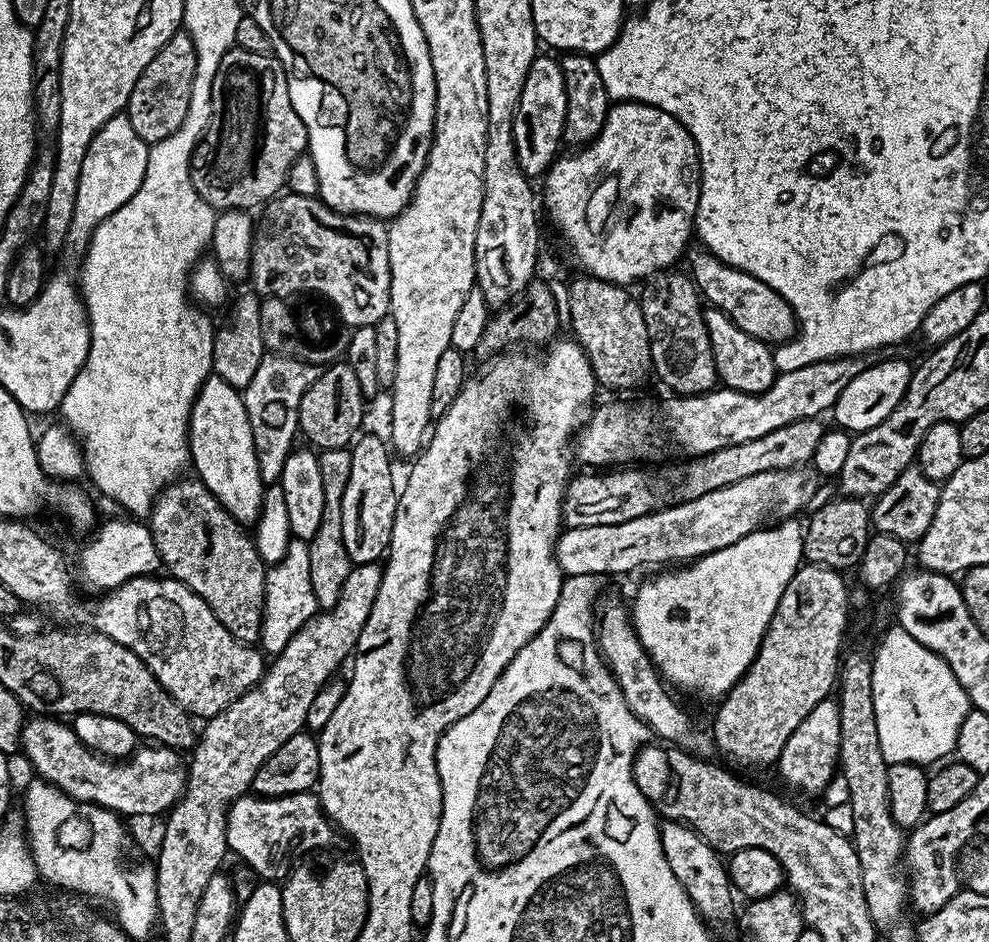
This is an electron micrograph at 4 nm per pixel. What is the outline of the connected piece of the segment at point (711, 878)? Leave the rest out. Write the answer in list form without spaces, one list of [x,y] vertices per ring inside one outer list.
[[[664,820],[660,824],[660,845],[666,854],[666,862],[670,862],[670,870],[674,870],[674,878],[678,878],[682,890],[686,890],[697,916],[705,922],[730,919],[734,892],[721,853],[716,852],[692,828],[676,820]]]

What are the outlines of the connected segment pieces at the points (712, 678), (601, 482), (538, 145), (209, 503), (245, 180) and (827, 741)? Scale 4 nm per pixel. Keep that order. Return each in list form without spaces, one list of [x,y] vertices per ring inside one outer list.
[[[788,518],[783,521],[785,524],[761,526],[722,550],[714,550],[671,570],[657,571],[660,572],[657,576],[650,577],[637,590],[636,601],[630,604],[632,627],[640,645],[656,665],[656,671],[673,689],[722,698],[744,677],[744,671],[758,654],[770,618],[774,618],[774,610],[790,578],[794,578],[804,560],[804,528],[798,521]]]
[[[816,418],[792,421],[790,426],[782,426],[782,430],[770,430],[770,434],[754,438],[754,442],[742,442],[705,456],[685,459],[685,464],[664,468],[657,476],[647,476],[644,472],[604,470],[601,476],[569,479],[568,487],[564,490],[563,523],[568,528],[614,526],[618,522],[630,522],[630,518],[642,518],[651,512],[659,512],[684,500],[702,498],[702,494],[710,494],[710,490],[742,482],[742,478],[750,478],[759,472],[807,465],[826,431],[825,425],[819,423],[821,421]]]
[[[538,54],[534,62],[530,62],[522,98],[518,98],[518,110],[514,114],[514,146],[518,150],[518,162],[529,178],[540,178],[547,173],[561,151],[564,138],[566,82],[562,78],[559,59],[552,56]]]
[[[181,478],[159,492],[152,504],[150,527],[154,546],[160,555],[161,565],[171,579],[182,582],[198,594],[214,610],[218,622],[234,634],[243,644],[255,645],[261,639],[264,612],[264,577],[266,563],[259,556],[253,537],[246,531],[245,525],[239,524],[230,513],[210,494],[210,490],[198,478]]]
[[[235,46],[229,48],[228,53],[225,54],[222,58],[222,62],[218,66],[218,74],[212,83],[212,113],[210,114],[208,129],[204,131],[199,144],[196,146],[195,152],[192,153],[191,170],[194,190],[198,190],[200,197],[202,197],[210,207],[217,210],[255,210],[254,208],[256,207],[259,209],[261,206],[267,205],[269,200],[281,195],[282,189],[288,183],[288,171],[290,170],[290,166],[294,166],[294,162],[297,158],[305,155],[307,151],[308,135],[306,134],[306,126],[302,122],[302,118],[298,118],[298,110],[294,110],[294,102],[290,102],[288,73],[285,72],[284,65],[272,54],[254,54],[254,50],[242,50]]]
[[[829,698],[818,702],[802,723],[798,730],[786,738],[786,746],[782,746],[782,754],[778,761],[780,776],[792,788],[801,788],[804,792],[816,792],[827,789],[834,776],[840,758],[840,706],[835,699]]]

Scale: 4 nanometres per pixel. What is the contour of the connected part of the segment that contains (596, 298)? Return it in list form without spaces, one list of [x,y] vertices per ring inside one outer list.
[[[580,274],[573,284],[567,285],[568,311],[567,319],[572,319],[571,335],[583,348],[586,358],[592,367],[592,373],[596,376],[596,383],[604,388],[636,388],[647,376],[650,376],[652,355],[650,354],[650,342],[646,322],[642,318],[640,301],[632,296],[627,287],[622,284],[611,284],[605,280],[599,280],[587,274]]]

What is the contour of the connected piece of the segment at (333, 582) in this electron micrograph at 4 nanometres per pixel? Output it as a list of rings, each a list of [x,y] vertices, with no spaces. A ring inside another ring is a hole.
[[[325,448],[319,453],[318,470],[322,470],[322,522],[318,534],[307,541],[310,556],[310,587],[320,610],[332,608],[342,594],[342,585],[354,567],[350,554],[346,554],[346,542],[342,542],[342,494],[346,494],[346,482],[350,482],[351,451],[348,448]]]

